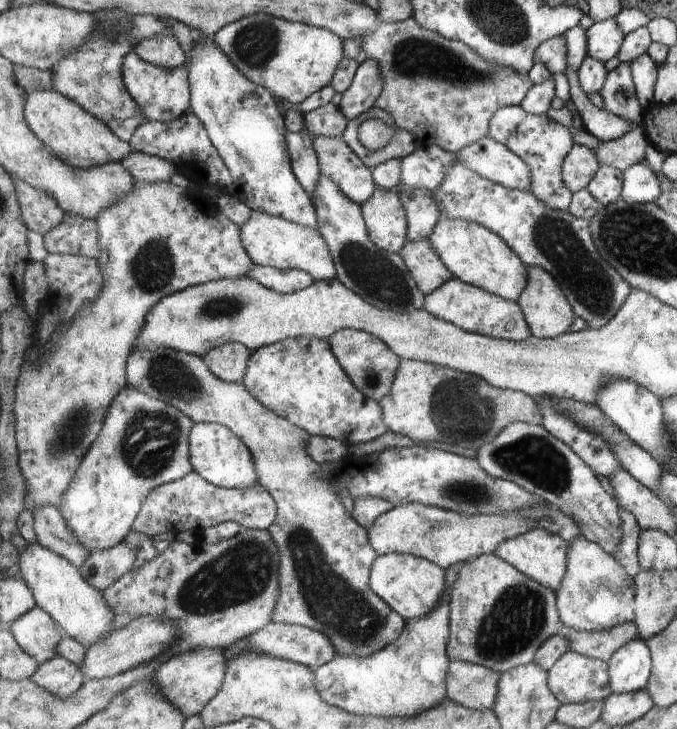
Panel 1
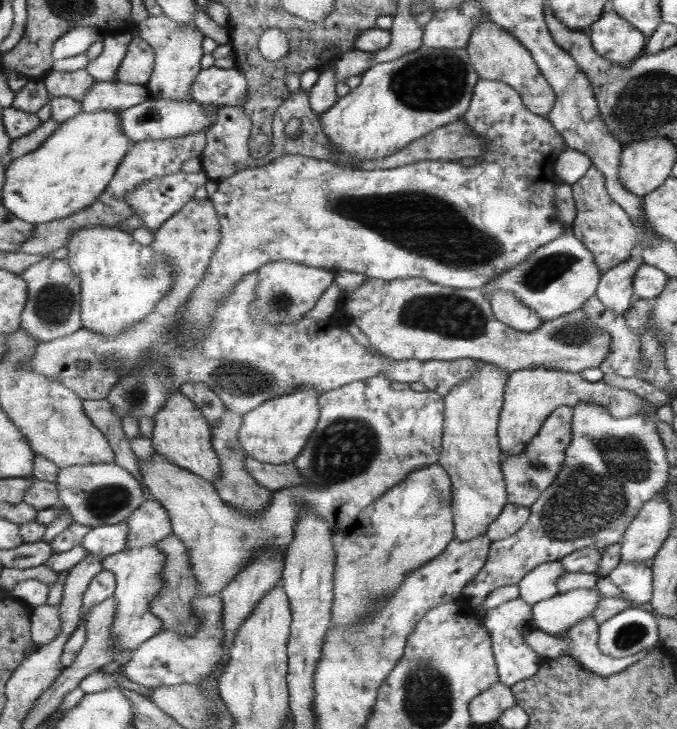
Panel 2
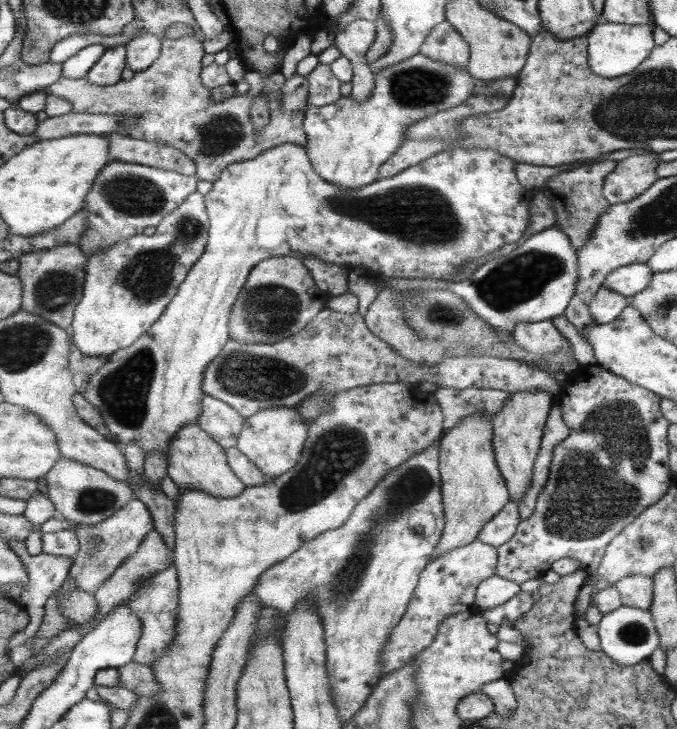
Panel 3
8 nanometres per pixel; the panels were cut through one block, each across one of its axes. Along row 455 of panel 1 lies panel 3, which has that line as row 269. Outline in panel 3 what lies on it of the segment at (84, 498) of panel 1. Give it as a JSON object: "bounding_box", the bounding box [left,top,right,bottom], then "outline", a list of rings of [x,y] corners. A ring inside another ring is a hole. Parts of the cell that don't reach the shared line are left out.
{"bounding_box":[71,192,210,356],"outline":[[[194,192],[185,203],[171,212],[156,227],[152,236],[141,234],[123,240],[113,247],[89,256],[86,286],[81,302],[76,306],[71,338],[76,348],[87,356],[114,356],[118,351],[130,348],[161,318],[187,279],[193,266],[204,255],[210,236],[210,217],[206,208],[206,196]]]}

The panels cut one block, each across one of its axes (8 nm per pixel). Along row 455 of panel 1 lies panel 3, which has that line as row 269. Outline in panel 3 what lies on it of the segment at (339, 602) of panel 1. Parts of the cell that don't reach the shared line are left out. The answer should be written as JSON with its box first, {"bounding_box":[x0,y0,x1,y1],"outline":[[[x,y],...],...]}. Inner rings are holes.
{"bounding_box":[230,256,328,344],"outline":[[[276,256],[262,260],[250,272],[248,283],[233,305],[230,337],[242,344],[278,344],[304,330],[328,306],[328,296],[319,288],[312,273],[299,257]]]}

